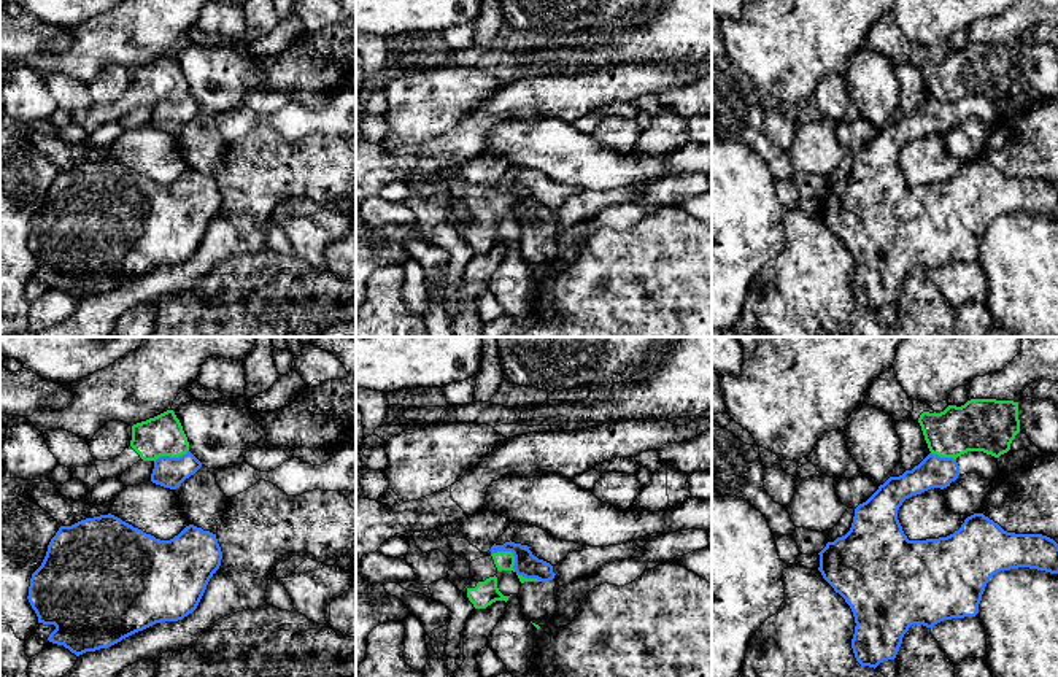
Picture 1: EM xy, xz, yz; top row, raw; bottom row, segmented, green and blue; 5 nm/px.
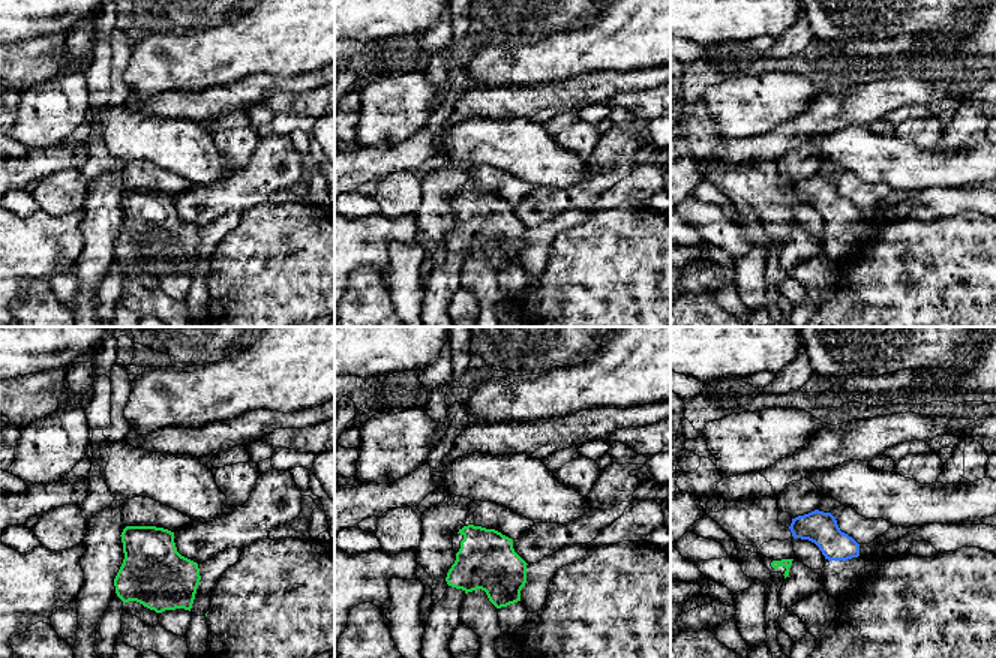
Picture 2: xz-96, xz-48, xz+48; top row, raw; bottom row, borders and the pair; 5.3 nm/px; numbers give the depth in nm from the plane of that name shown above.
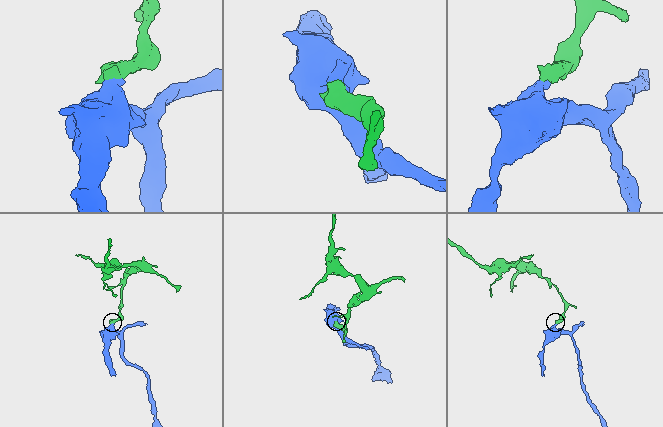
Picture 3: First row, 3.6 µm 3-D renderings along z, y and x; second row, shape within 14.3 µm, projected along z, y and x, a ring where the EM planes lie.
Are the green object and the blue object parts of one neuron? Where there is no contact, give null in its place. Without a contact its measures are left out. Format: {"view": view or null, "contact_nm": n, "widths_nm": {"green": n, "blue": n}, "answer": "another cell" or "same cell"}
{"view": "xz", "contact_nm": 300, "widths_nm": {"green": 100, "blue": 120}, "answer": "another cell"}

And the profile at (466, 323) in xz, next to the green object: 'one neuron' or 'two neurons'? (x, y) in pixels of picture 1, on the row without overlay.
two neurons

